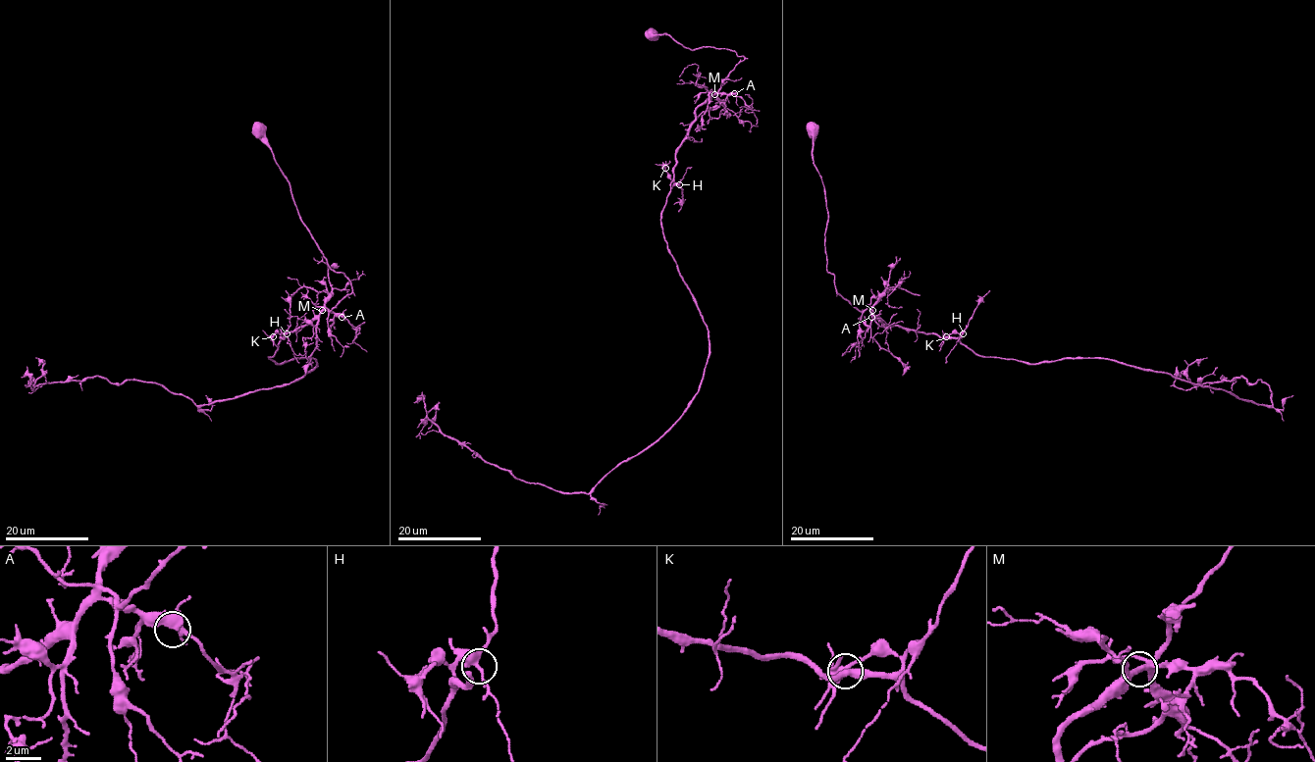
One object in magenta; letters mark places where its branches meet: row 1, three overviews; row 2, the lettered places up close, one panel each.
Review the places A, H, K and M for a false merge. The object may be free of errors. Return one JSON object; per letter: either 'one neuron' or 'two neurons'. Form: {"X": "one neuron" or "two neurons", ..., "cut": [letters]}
{"A": "one neuron", "H": "one neuron", "K": "one neuron", "M": "one neuron", "cut": []}

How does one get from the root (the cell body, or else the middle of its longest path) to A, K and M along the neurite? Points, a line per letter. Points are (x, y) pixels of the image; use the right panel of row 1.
A: (812, 127), (812, 159), (827, 211), (826, 271), (834, 277), (836, 290), (859, 311), (869, 308), (871, 317)
K: (812, 127), (836, 290), (886, 327), (960, 334), (946, 336)
M: (812, 127), (812, 159), (827, 211), (826, 271), (845, 299), (859, 311), (872, 311)

